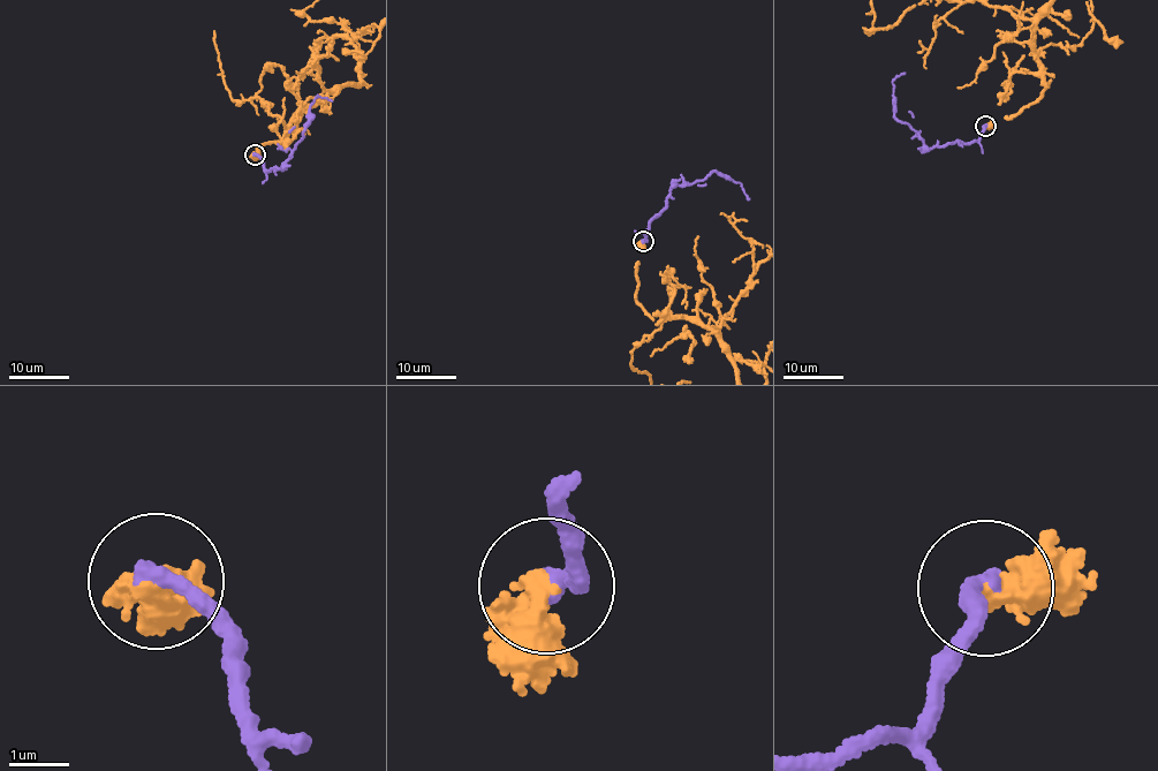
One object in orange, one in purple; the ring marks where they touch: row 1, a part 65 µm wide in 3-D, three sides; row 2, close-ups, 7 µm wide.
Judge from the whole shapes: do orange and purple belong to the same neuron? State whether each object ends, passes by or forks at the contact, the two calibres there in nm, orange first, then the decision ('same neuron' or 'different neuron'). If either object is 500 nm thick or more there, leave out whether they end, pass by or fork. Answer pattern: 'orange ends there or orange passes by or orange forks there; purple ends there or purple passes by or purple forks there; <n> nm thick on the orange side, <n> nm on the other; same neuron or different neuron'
orange passes by; purple ends there; 380 nm thick on the orange side, 360 nm on the other; same neuron

